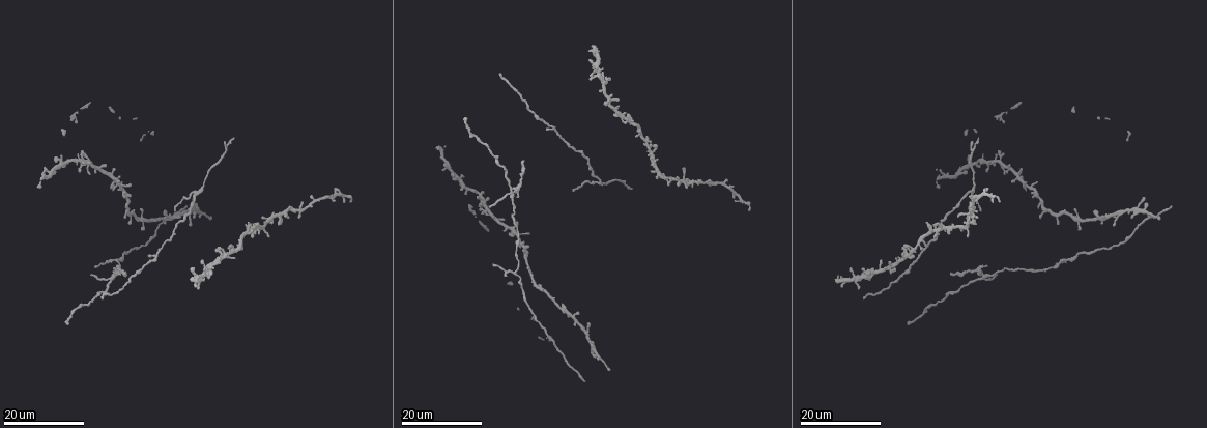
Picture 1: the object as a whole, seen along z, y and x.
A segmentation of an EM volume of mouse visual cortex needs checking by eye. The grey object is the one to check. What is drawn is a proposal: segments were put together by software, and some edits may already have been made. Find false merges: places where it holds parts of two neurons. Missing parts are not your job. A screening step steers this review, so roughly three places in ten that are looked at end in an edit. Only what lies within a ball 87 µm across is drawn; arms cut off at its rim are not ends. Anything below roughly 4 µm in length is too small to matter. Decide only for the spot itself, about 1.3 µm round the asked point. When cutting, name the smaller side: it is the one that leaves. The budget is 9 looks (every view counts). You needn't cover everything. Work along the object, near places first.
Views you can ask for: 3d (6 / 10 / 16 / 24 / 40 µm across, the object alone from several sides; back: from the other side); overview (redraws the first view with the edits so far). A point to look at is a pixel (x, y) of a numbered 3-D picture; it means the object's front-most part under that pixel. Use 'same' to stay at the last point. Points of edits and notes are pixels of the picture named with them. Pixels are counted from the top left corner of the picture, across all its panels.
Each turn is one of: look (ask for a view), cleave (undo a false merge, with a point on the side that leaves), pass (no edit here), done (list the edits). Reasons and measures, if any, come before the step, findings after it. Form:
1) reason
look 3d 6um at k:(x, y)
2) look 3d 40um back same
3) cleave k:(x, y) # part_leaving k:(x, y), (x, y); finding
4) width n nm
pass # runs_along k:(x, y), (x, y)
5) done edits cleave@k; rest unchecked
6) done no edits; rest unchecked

small branch off a trunk
look 3d 16um at 1:(982, 277)

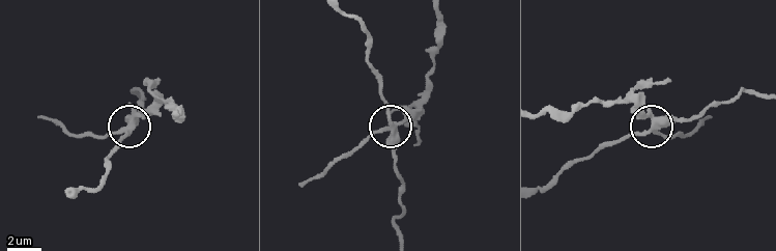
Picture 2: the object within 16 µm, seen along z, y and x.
closer look
look 3d 6um at 2:(392, 129)

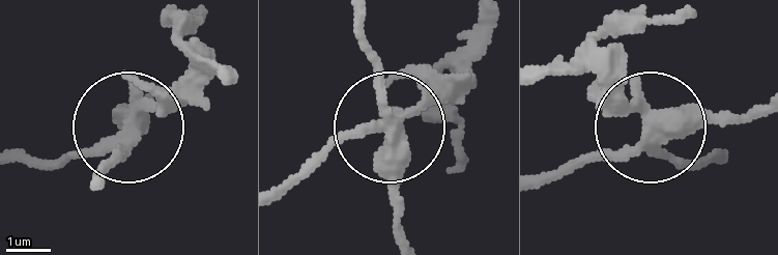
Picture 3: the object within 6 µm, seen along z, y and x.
other side
look 3d 6um back at 3:(646, 123)

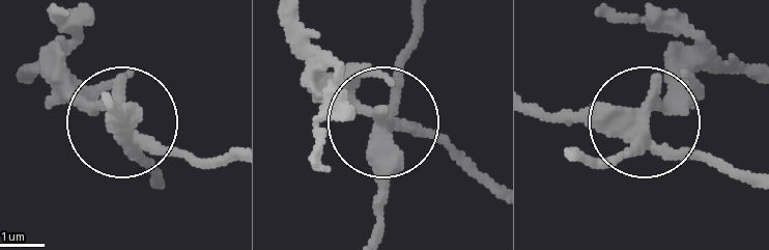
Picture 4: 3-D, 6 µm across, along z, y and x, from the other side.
width 360 nm
cleave 4:(75, 103) # a second neuron is stuck on

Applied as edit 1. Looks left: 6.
arms part here
look 3d 16um at 1:(118, 185)

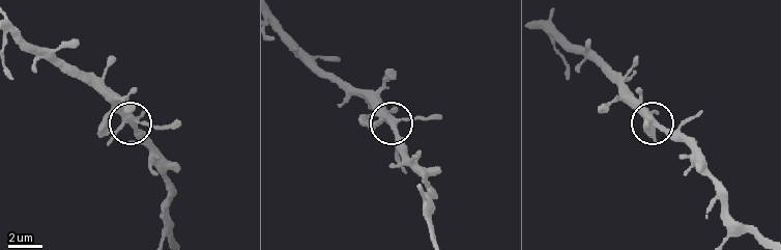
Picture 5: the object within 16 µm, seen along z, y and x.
look 3d 6um at 5:(392, 122)

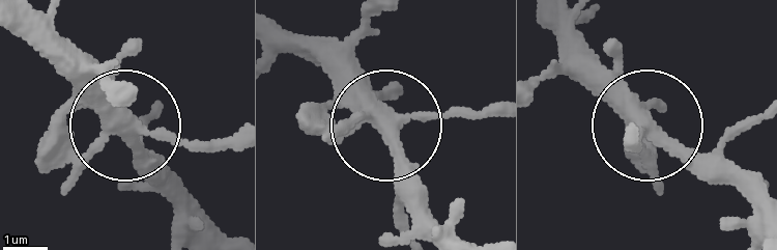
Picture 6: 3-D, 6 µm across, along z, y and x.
arms 3
pass # one neuron here

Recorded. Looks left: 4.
branch point
look 3d 24um at 1:(997, 162)

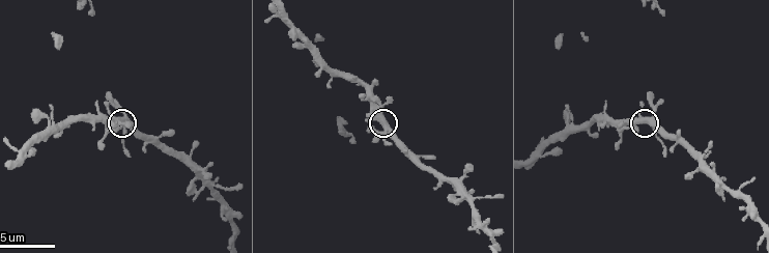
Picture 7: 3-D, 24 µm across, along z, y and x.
look 3d 6um at 7:(387, 129)

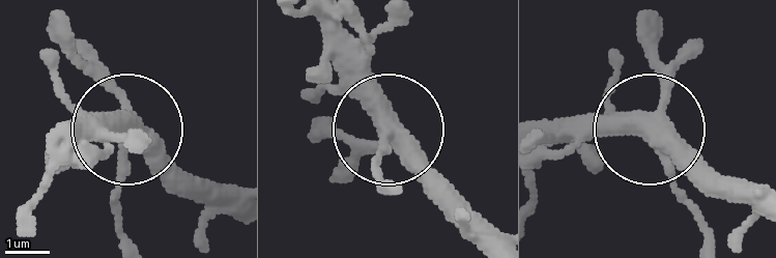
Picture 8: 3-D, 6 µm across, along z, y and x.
side_arm 25 um
pass # continuous, no second neuron

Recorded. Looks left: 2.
look 3d 24um at 1:(974, 190)

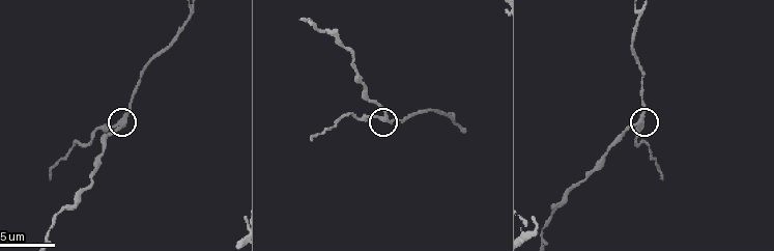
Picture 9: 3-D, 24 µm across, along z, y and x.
zoom in
look 3d 10um at 9:(382, 119)

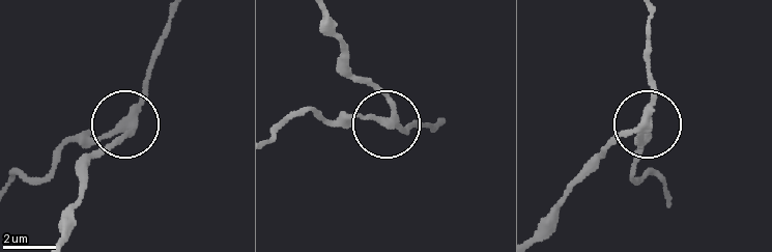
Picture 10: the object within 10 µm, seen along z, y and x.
side_arm 17 um
cleave 10:(92, 137) # part_leaving 10:(387, 123), (302, 114), (276, 130); a second neuron is stuck on

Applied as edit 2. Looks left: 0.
done edits cleave@4, cleave@10; rest unchecked

